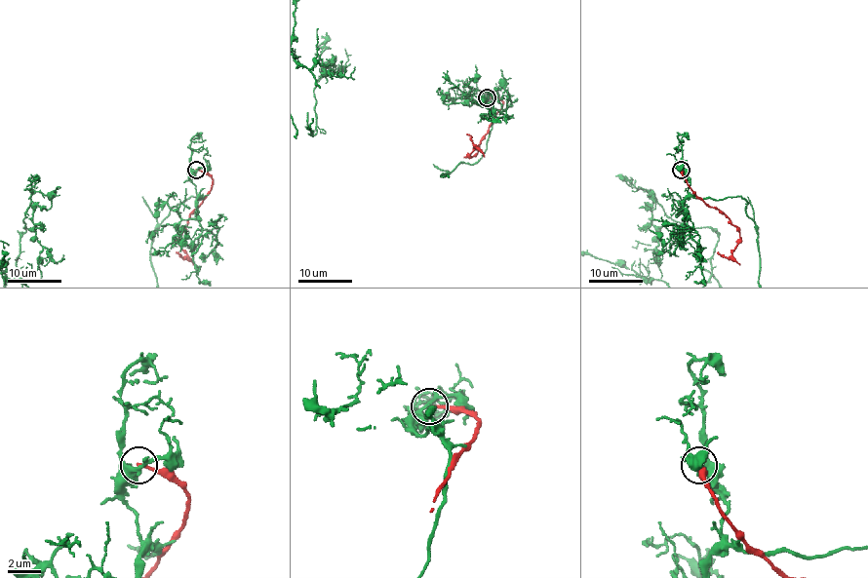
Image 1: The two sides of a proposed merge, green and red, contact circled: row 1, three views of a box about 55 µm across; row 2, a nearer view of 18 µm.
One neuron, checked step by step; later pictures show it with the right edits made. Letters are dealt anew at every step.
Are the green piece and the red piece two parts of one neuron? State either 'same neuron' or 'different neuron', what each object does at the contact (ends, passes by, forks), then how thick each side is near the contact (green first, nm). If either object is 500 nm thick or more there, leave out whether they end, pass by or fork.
different neuron; green forks there; red ends there; 190 nm thick on the green side, 190 nm on the other

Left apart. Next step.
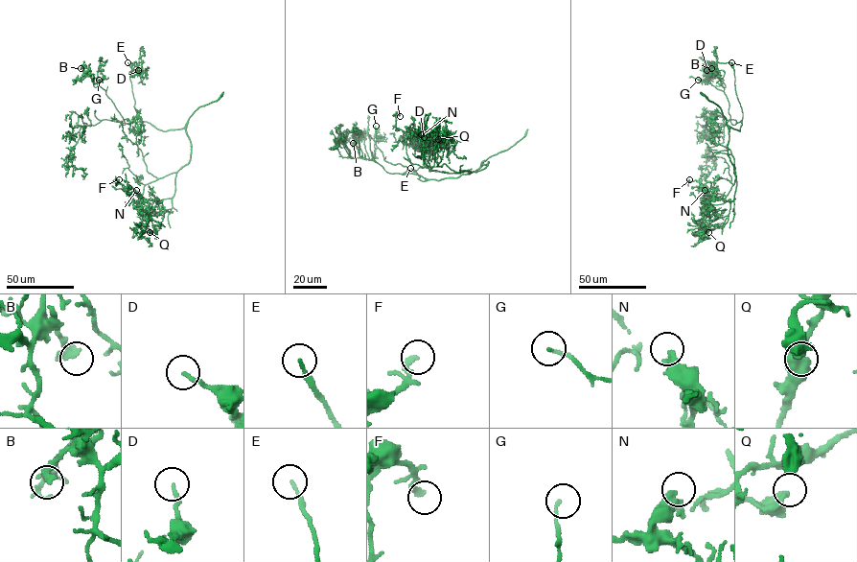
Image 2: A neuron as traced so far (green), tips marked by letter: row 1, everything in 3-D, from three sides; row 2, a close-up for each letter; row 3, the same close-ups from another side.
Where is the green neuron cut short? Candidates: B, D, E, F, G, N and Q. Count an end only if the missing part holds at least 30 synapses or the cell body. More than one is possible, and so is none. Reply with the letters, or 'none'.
none

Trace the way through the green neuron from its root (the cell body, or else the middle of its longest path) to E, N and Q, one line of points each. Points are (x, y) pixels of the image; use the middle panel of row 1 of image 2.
E: (464, 175), (422, 181), (410, 168)
N: (464, 175), (475, 172), (488, 162), (478, 171), (433, 171), (425, 156), (421, 134)
Q: (464, 175), (488, 162), (470, 174), (439, 166), (434, 159), (438, 139)

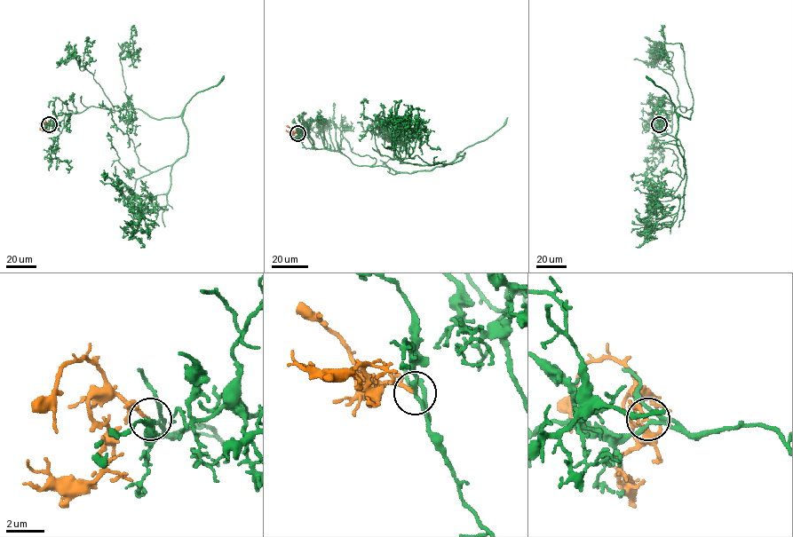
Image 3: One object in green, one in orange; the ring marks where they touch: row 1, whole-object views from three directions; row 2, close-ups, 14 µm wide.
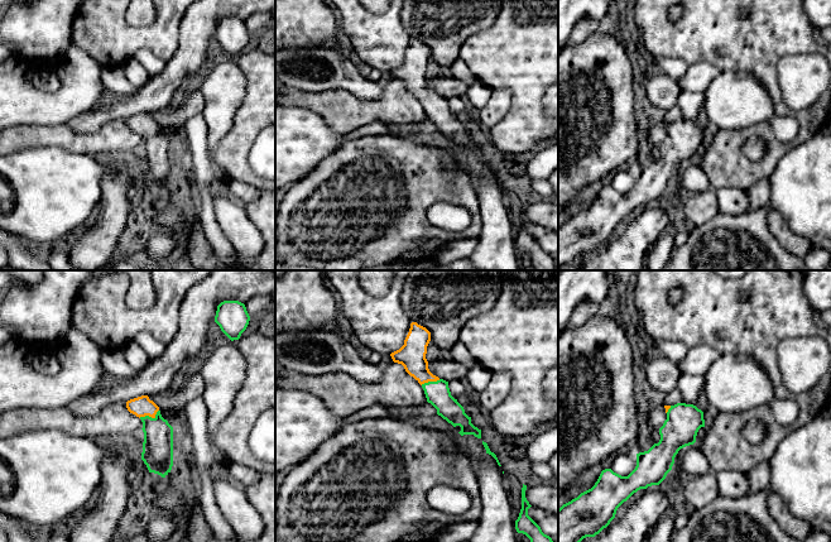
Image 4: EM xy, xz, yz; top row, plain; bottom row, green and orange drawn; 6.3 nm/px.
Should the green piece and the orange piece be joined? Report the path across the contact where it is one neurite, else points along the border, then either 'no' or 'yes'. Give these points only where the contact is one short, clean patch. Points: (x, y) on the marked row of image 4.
runs through xy (157, 454), (157, 430), (149, 417), (142, 406); yes

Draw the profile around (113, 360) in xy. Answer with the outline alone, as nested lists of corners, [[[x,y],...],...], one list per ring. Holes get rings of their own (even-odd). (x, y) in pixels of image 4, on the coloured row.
[[[119,349],[101,350],[101,364],[105,373],[120,379],[121,382],[129,380],[139,373],[139,369],[131,368],[128,364]]]

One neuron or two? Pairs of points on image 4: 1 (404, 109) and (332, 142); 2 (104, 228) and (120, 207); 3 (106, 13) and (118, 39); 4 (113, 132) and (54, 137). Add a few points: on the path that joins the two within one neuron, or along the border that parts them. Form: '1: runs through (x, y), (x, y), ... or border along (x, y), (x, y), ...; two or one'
1: border along (388, 124), (370, 121), (350, 132); two
2: runs through (109, 222), (115, 212); one
3: runs through (106, 19), (106, 28), (111, 33); one
4: runs through (99, 142), (72, 142), (68, 139); one

